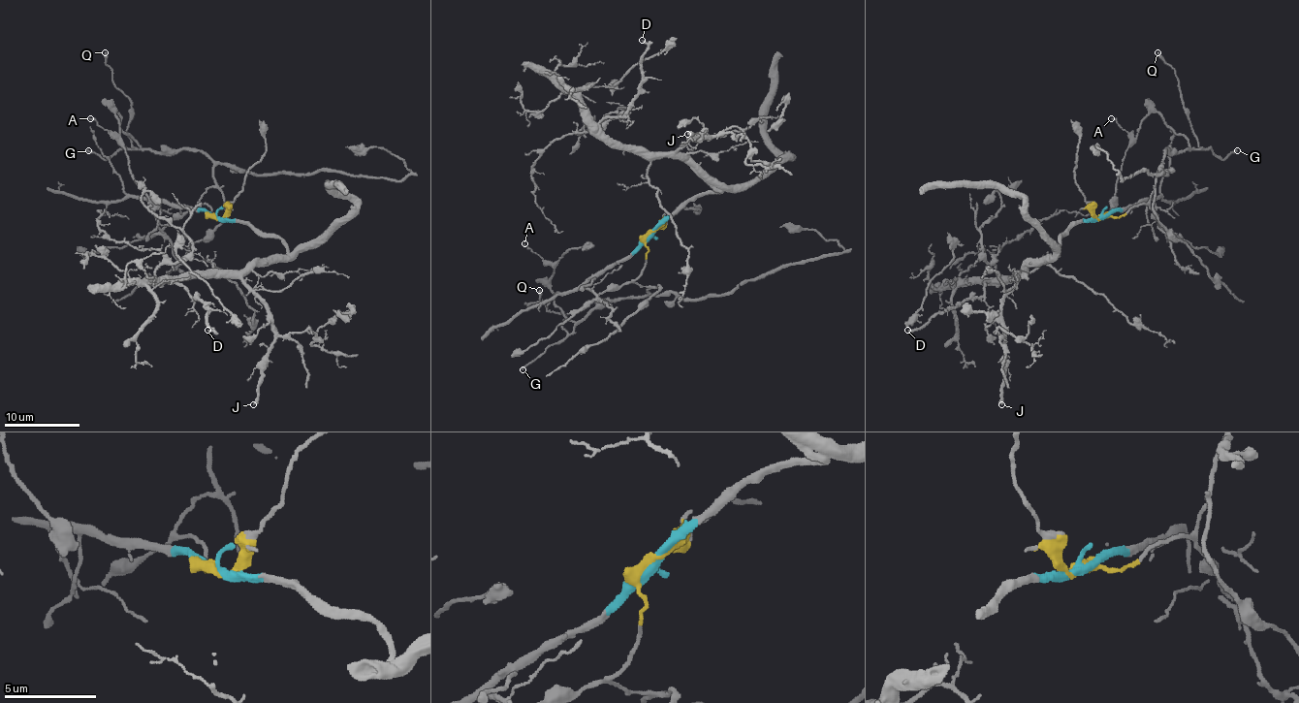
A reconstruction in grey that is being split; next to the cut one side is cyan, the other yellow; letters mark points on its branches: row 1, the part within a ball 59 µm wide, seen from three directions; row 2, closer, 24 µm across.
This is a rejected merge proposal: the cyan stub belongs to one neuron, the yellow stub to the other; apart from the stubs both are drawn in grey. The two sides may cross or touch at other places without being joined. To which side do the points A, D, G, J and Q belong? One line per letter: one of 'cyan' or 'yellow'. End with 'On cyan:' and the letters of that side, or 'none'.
A: yellow
D: cyan
G: yellow
J: cyan
Q: yellow
On cyan: D, J

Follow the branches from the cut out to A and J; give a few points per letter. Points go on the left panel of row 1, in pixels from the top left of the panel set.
A: (215, 217), (201, 202), (215, 183), (201, 151), (149, 151), (115, 111), (117, 134), (89, 117)
J: (215, 217), (245, 221), (287, 249), (253, 268), (259, 277), (253, 292), (273, 334), (253, 404)

